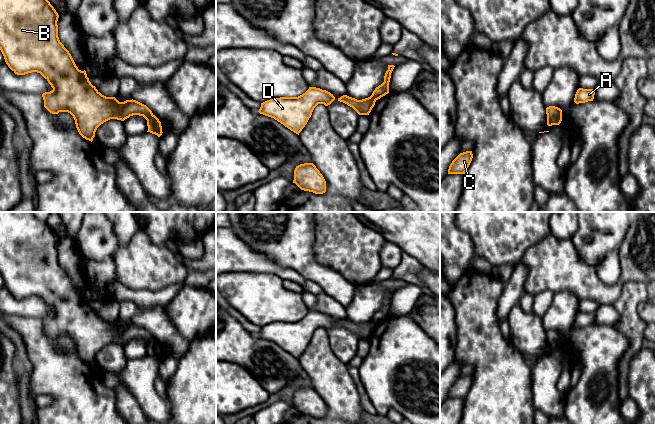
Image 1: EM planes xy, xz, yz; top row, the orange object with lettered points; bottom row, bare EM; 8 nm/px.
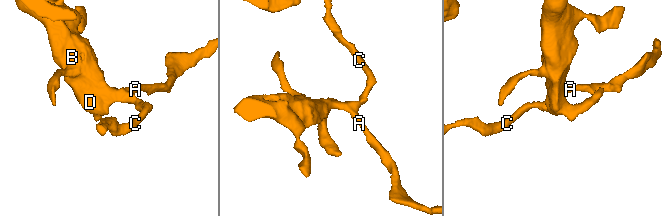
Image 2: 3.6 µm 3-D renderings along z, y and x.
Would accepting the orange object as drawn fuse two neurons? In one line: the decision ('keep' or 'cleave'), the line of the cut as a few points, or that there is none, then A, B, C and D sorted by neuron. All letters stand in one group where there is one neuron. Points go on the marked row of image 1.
cleave | xy (152, 113), (147, 120) | A B D / C

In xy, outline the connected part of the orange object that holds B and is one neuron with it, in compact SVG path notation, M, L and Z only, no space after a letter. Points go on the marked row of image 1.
M0 0L0 50L8 67L17 75L40 73L53 88L42 94L44 107L52 114L70 113L79 134L93 141L97 128L110 119L124 121L133 115L148 120L152 111L136 100L119 102L102 95L91 84L86 71L76 66L58 37L59 15L48 0Z

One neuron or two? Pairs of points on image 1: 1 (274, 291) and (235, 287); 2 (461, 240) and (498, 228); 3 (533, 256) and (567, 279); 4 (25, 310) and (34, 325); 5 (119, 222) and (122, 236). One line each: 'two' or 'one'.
1: one
2: two
3: one
4: two
5: one

